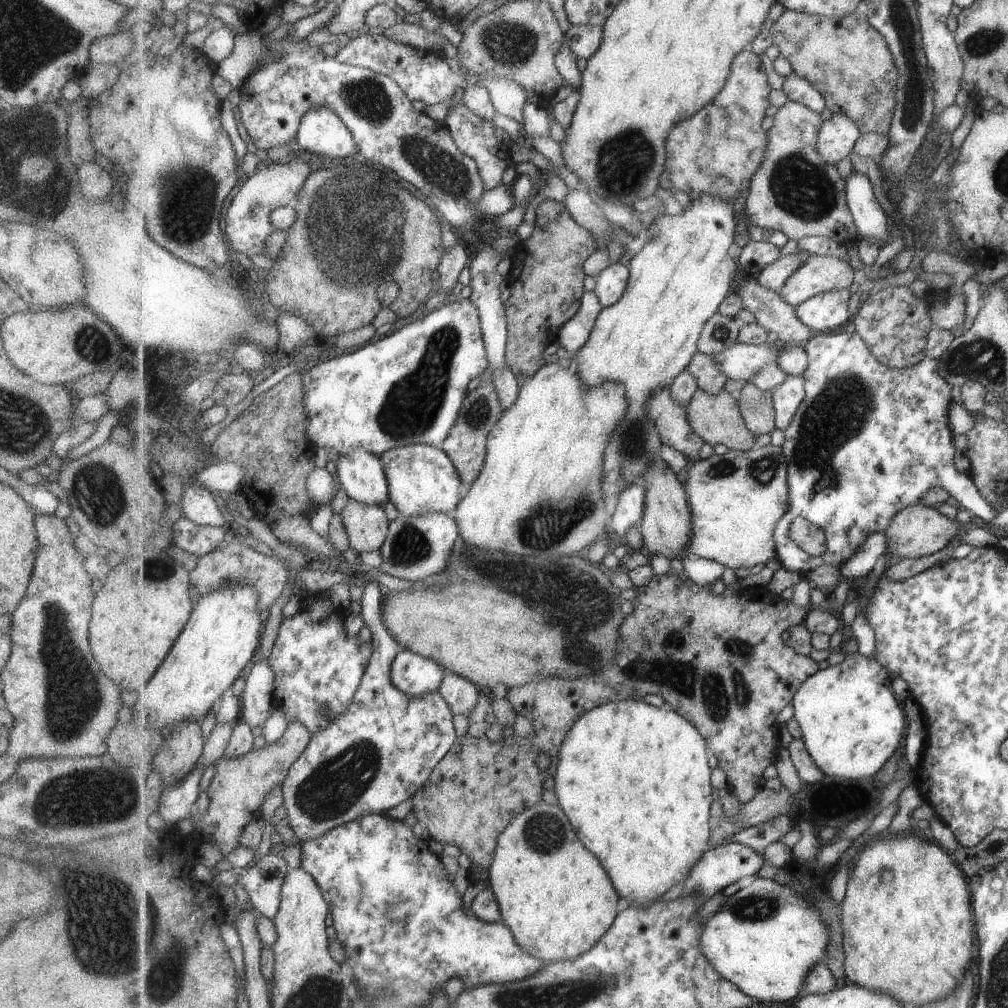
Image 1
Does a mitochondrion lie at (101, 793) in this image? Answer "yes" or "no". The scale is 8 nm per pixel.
yes

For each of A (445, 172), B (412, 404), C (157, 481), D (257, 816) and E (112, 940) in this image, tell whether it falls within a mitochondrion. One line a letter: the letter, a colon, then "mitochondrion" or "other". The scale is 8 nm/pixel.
A: mitochondrion
B: mitochondrion
C: other
D: other
E: mitochondrion

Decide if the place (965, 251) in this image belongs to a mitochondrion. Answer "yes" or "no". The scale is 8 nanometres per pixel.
no

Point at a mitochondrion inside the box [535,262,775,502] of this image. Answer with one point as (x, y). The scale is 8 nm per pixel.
(633, 447)

